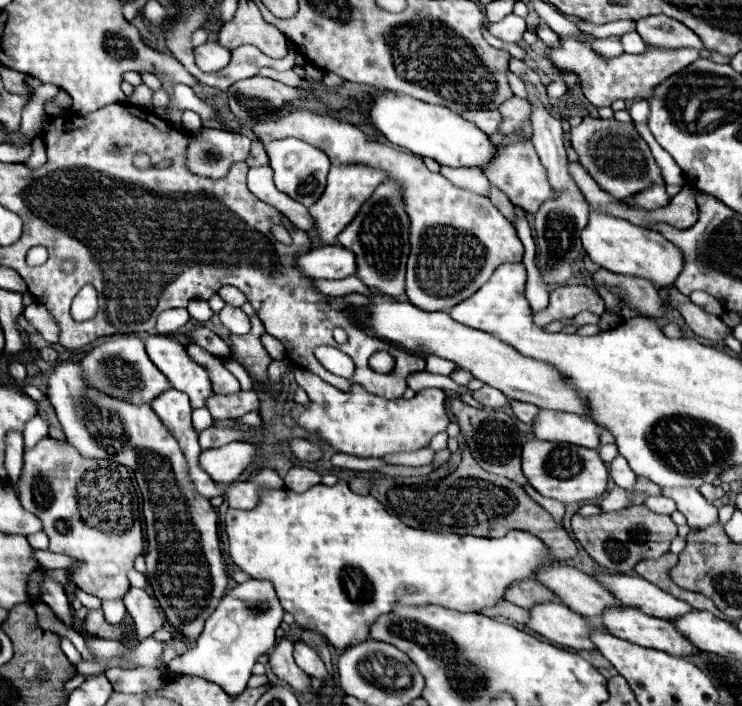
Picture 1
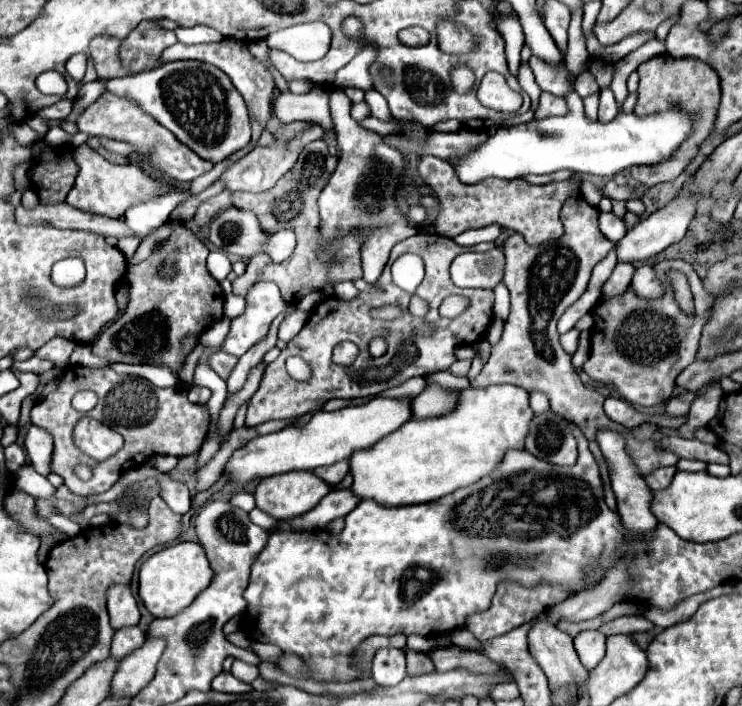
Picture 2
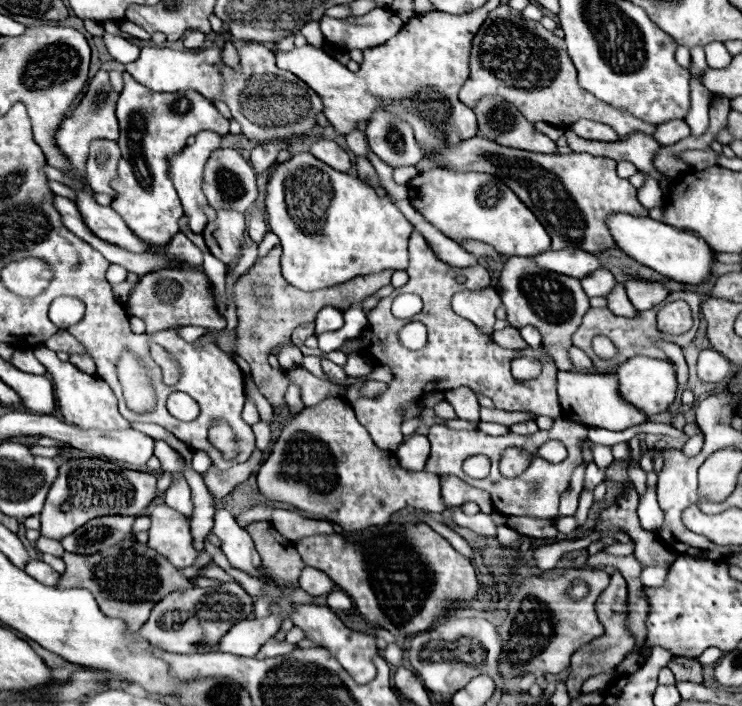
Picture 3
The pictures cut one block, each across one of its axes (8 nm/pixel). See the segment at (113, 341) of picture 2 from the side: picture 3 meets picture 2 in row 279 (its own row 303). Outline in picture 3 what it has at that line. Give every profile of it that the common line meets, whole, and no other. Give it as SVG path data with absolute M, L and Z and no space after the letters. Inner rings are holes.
M158 270L142 276L126 306L132 316L146 322L148 336L170 326L202 326L206 330L226 328L226 320L222 320L214 308L212 284L202 272L196 270Z

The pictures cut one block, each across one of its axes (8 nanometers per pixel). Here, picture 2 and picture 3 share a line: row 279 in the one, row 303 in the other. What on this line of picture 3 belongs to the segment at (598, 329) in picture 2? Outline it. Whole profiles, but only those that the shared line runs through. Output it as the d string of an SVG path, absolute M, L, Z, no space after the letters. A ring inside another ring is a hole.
M670 292L668 298L666 298L666 304L668 304L668 302L676 302L676 300L688 302L688 304L690 304L690 310L692 310L694 326L692 326L686 334L670 336L670 334L664 334L664 332L656 330L656 312L662 308L662 304L660 304L660 306L654 306L652 310L640 312L636 318L614 316L608 308L590 308L590 310L586 312L582 324L580 324L580 330L576 330L576 334L572 336L572 342L574 342L574 346L582 348L582 350L592 358L594 366L596 366L600 372L612 372L614 366L626 362L626 360L632 358L632 356L640 356L640 354L652 356L652 358L666 358L666 360L668 360L668 356L666 356L662 350L658 350L658 348L654 346L654 340L666 340L666 342L674 342L674 344L678 344L678 346L686 346L686 344L690 344L690 342L694 340L694 334L696 334L696 330L698 330L698 322L700 322L700 320L698 320L698 310L700 310L700 300L702 300L702 298L700 298L698 294L694 294L694 292ZM594 336L608 336L608 338L614 342L614 346L616 346L616 356L610 358L610 360L598 358L598 356L592 352L592 338L594 338Z

